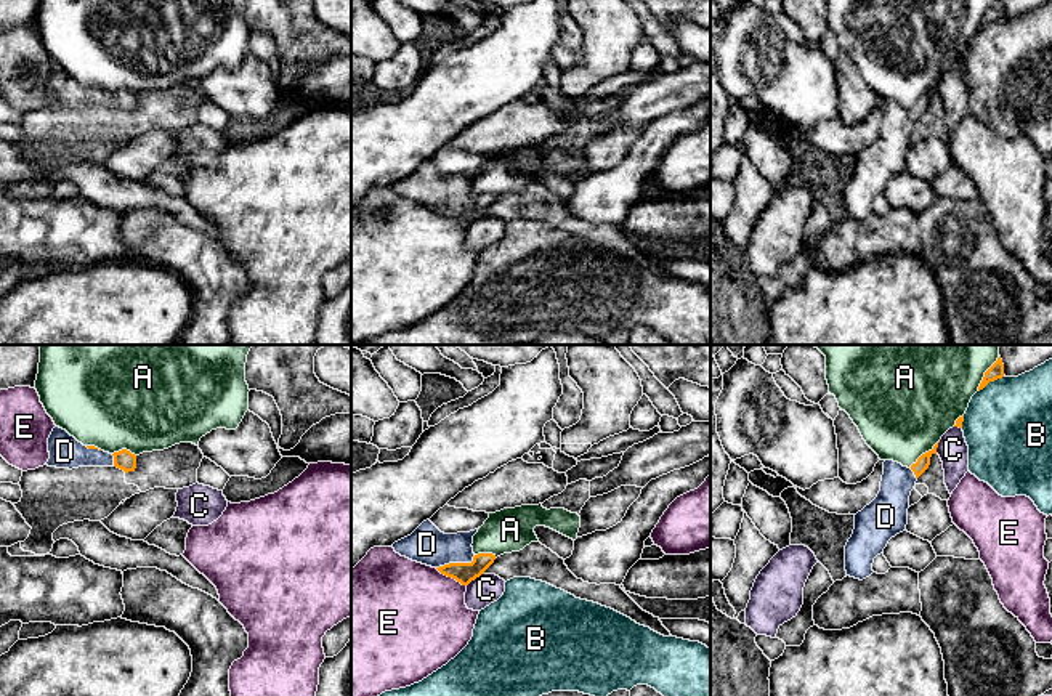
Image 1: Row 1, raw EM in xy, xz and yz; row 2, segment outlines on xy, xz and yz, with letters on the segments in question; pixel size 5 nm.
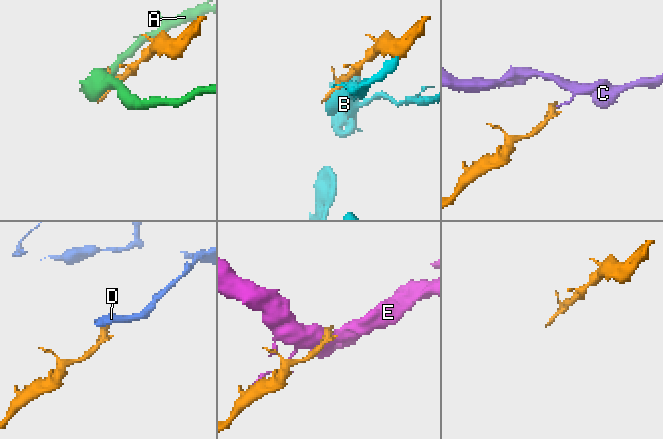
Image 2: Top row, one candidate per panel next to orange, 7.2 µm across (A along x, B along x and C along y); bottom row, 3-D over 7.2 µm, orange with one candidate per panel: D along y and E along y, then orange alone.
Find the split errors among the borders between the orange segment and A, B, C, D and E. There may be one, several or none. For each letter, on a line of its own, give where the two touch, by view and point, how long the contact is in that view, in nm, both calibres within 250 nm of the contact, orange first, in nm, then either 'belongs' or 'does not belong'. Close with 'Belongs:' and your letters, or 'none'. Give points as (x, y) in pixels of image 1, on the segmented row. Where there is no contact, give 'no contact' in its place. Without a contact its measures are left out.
A: meets orange in yz at (985, 374); contact 200 nm long; 80 nm thick on the orange side, 500 nm on the other; does not belong
B: meets orange in yz at (991, 380); contact 160 nm long; 80 nm thick on the orange side, 440 nm on the other; does not belong
C: meets orange in xz at (475, 578); contact 110 nm long; 110 nm thick on the orange side, 150 nm on the other; does not belong
D: meets orange in xz at (456, 563); contact 220 nm long; 110 nm thick on the orange side, 190 nm on the other; belongs
E: meets orange in xz at (451, 576); contact 180 nm long; 110 nm thick on the orange side, 480 nm on the other; does not belong
Belongs: D

